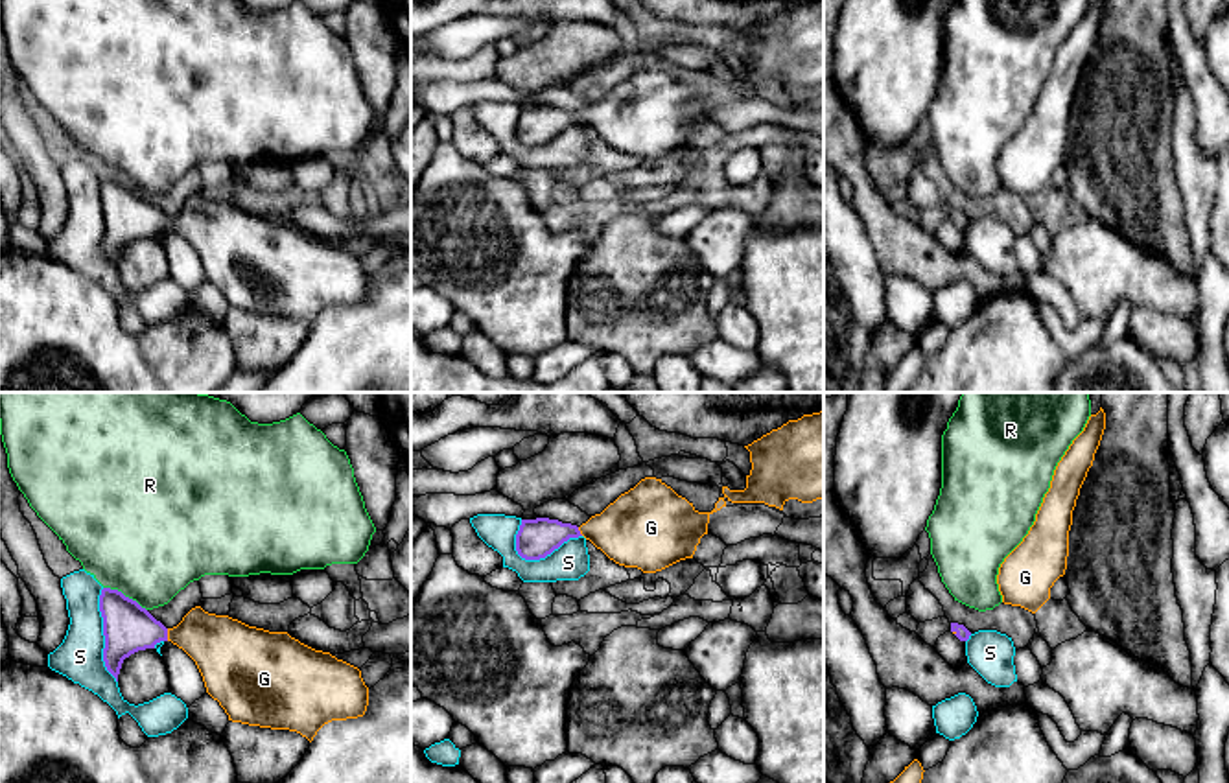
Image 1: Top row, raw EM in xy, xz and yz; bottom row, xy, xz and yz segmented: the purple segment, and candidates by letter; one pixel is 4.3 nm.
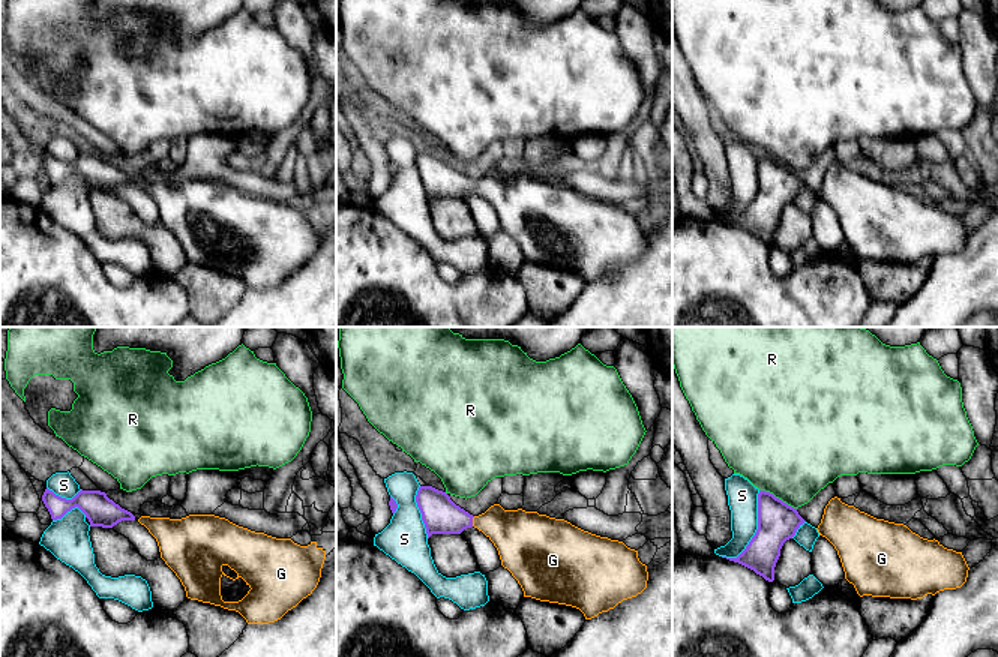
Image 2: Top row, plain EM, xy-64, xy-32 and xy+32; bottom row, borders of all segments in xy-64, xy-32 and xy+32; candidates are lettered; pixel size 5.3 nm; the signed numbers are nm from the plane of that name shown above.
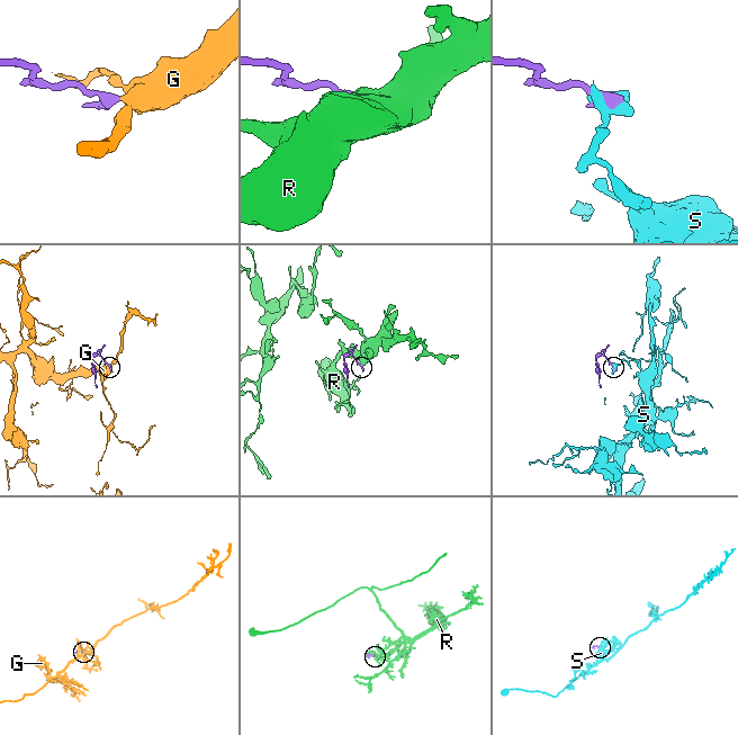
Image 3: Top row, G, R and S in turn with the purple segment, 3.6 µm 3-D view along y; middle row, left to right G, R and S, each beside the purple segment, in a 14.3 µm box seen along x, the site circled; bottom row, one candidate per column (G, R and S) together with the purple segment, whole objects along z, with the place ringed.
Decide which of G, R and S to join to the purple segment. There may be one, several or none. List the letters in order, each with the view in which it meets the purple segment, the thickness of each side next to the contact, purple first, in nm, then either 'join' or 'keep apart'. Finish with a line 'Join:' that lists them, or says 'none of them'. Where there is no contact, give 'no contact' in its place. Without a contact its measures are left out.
G: contact in xy; calibres 220 and 280 nm; join
R: contact in xy; calibres 220 and 480 nm; keep apart
S: contact in xz; calibres 170 and 160 nm; keep apart
Join: G

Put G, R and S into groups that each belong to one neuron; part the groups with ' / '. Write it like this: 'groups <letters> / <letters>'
groups G / R / S

